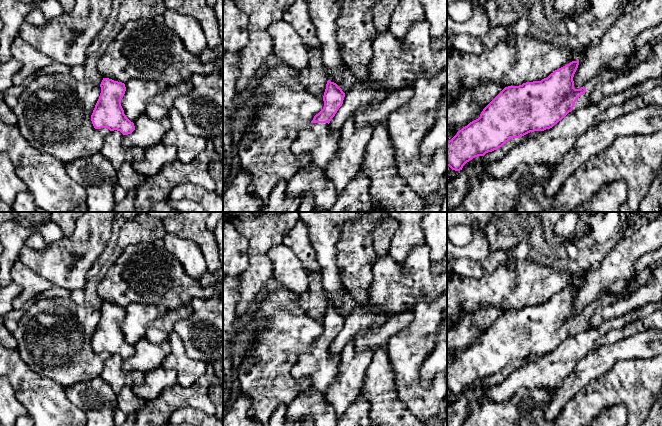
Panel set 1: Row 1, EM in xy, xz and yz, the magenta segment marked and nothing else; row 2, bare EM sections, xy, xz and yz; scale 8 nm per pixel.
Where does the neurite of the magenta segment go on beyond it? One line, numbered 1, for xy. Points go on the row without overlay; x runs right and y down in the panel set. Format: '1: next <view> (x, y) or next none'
1: next none

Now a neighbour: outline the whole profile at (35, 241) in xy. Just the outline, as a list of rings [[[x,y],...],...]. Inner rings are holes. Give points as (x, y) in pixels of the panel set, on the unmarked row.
[[[36,228],[36,231],[25,240],[25,247],[28,247],[34,250],[40,250],[43,247],[45,247],[45,245],[46,245],[46,242],[42,237],[42,235],[39,233],[37,228]]]

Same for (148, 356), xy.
[[[143,338],[134,346],[134,350],[135,354],[131,358],[123,359],[122,367],[127,372],[146,374],[163,366],[171,347],[168,342],[156,344]]]

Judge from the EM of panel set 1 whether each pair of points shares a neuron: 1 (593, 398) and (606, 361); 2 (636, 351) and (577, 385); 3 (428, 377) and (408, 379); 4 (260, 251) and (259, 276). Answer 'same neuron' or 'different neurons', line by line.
1: different neurons
2: same neuron
3: different neurons
4: same neuron

